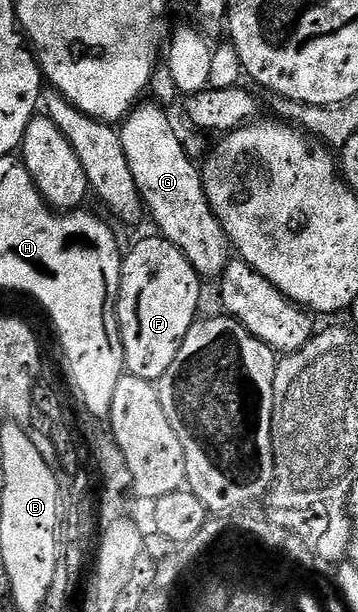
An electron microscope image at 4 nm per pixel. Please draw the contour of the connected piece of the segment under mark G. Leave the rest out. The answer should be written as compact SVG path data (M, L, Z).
M156 102L144 103L137 103L124 117L118 133L147 215L160 227L159 235L178 246L201 277L219 277L228 265L230 245L224 227L208 205L201 169L188 156L181 134L176 133L171 118L160 109L163 107Z

